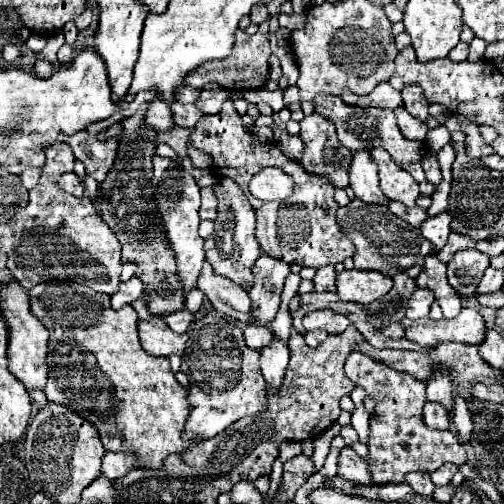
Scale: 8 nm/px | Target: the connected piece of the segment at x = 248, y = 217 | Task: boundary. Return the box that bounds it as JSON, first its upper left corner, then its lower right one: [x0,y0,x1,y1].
[205,178,261,290]

